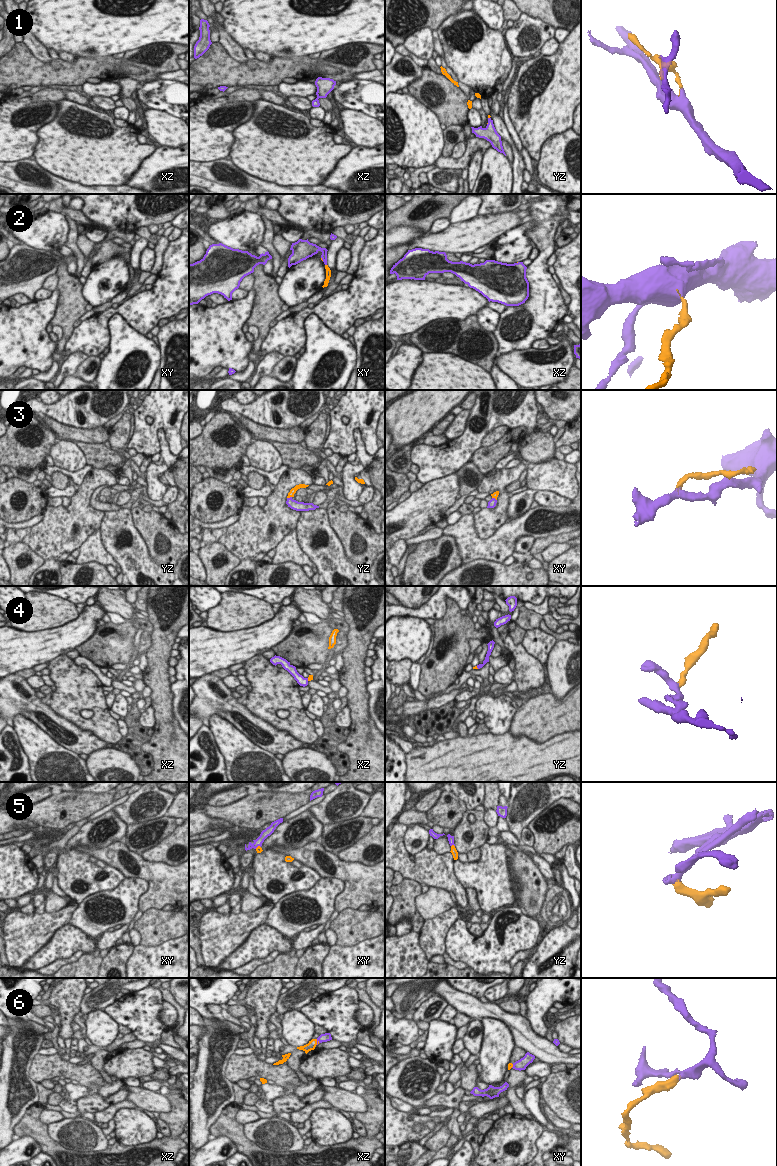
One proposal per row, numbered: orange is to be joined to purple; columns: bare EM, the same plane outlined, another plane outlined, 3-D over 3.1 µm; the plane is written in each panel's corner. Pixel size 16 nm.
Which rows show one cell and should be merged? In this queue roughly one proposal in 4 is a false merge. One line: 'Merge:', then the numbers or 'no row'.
Merge: 1, 2, 3, 4, 5, 6

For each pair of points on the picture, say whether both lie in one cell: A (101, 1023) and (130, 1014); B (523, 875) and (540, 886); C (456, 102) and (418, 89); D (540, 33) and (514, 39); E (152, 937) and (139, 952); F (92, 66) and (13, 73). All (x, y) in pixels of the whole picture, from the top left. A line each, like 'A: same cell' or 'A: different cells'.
A: different cells
B: same cell
C: same cell
D: same cell
E: different cells
F: same cell

